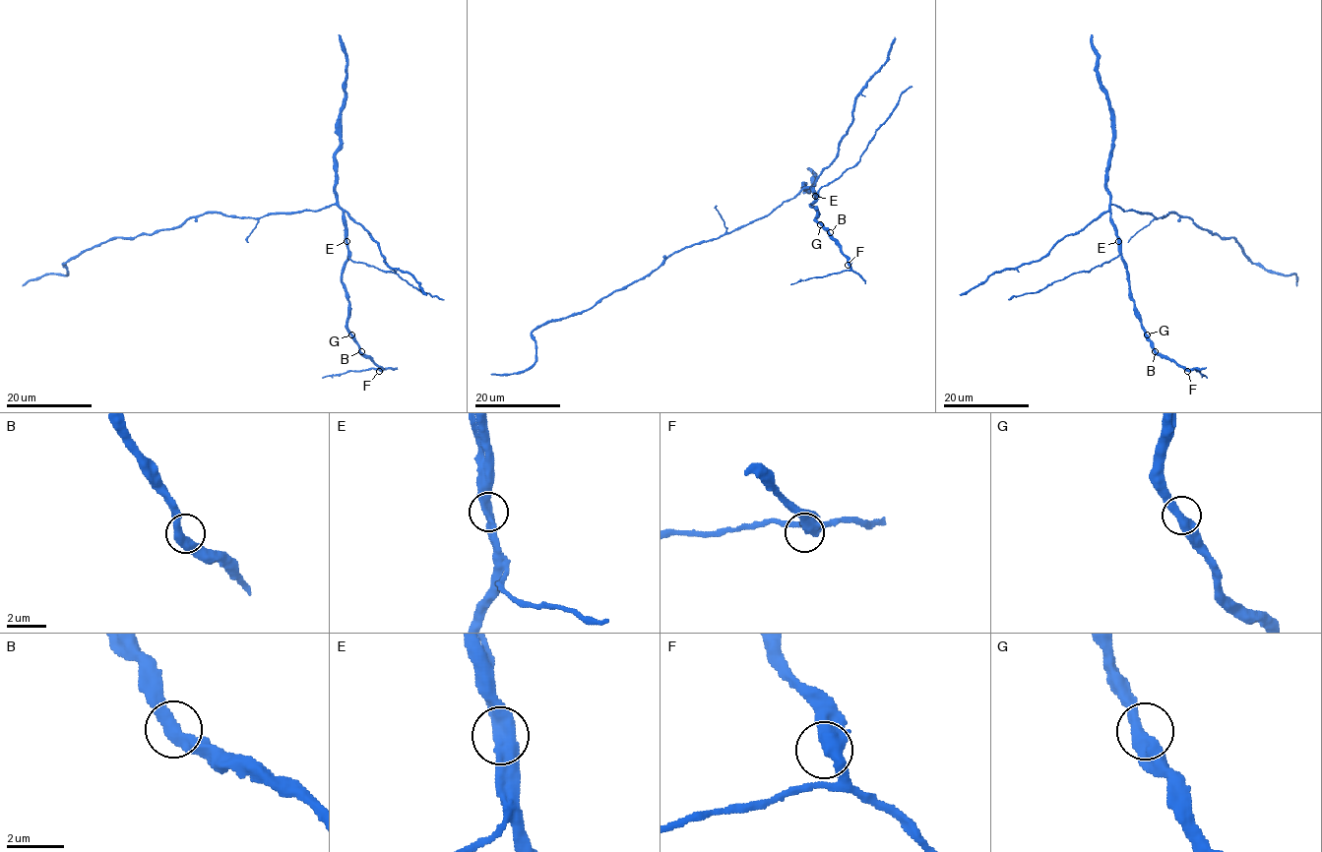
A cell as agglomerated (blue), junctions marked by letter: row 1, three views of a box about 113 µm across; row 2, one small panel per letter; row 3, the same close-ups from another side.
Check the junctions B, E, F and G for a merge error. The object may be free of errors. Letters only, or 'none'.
none

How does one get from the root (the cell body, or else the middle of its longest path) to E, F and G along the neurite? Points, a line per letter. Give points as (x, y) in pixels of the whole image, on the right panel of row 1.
E: (1147, 213), (1125, 211), (1110, 205), (1111, 221), (1118, 242)
F: (1147, 213), (1110, 205), (1134, 314), (1152, 347), (1187, 371)
G: (1147, 213), (1125, 211), (1110, 205), (1111, 221), (1116, 229), (1118, 251), (1134, 300), (1134, 314), (1147, 334)

